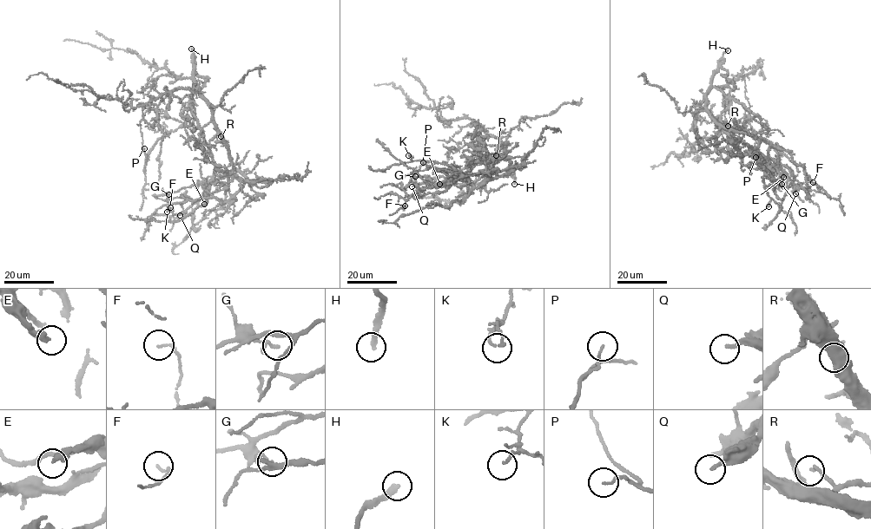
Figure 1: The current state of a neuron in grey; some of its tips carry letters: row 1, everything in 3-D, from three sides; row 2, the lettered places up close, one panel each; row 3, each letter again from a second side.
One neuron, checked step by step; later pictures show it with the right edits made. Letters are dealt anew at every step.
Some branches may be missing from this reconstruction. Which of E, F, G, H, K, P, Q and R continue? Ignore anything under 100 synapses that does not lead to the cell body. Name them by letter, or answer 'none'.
E, H

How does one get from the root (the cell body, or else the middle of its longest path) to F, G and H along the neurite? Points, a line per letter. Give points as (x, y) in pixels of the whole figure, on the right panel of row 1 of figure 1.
F: (707, 108), (719, 128), (755, 149), (773, 166), (786, 173), (795, 185), (818, 192), (817, 186), (813, 182)
G: (707, 108), (719, 128), (760, 153), (765, 160), (762, 165), (767, 177), (776, 185), (781, 184)
H: (707, 108), (705, 94), (710, 79), (715, 73), (722, 54), (728, 50)

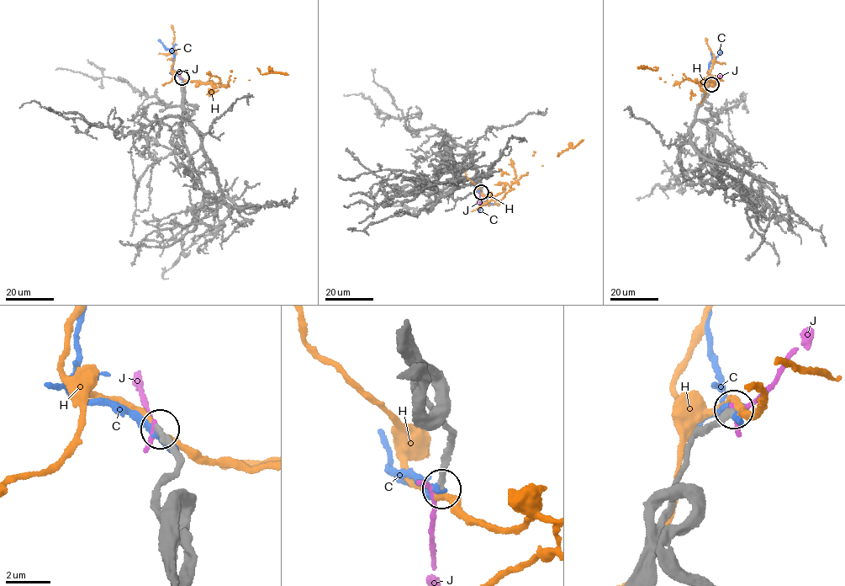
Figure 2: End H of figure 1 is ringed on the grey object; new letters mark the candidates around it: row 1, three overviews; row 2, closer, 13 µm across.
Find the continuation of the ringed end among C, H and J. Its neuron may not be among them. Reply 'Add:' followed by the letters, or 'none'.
Add: none

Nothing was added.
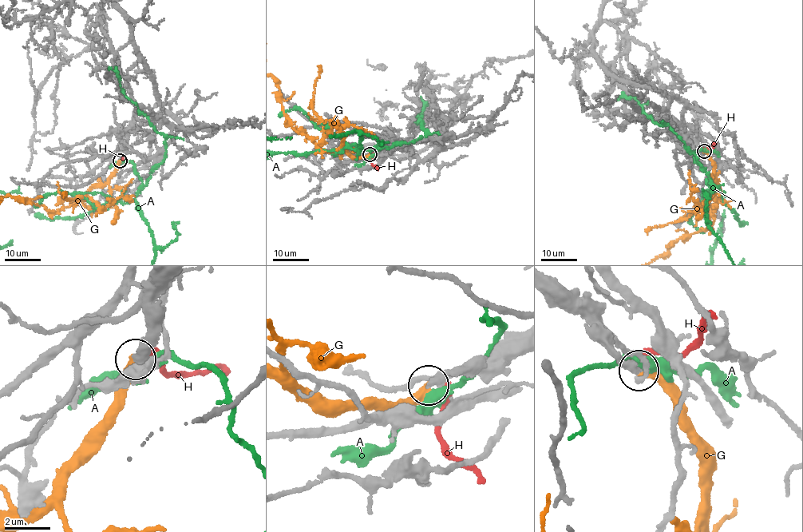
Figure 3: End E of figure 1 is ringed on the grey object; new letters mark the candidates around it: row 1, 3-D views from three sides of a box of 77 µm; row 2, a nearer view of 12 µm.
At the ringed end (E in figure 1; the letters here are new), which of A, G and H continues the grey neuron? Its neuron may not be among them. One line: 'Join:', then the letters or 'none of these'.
Join: G

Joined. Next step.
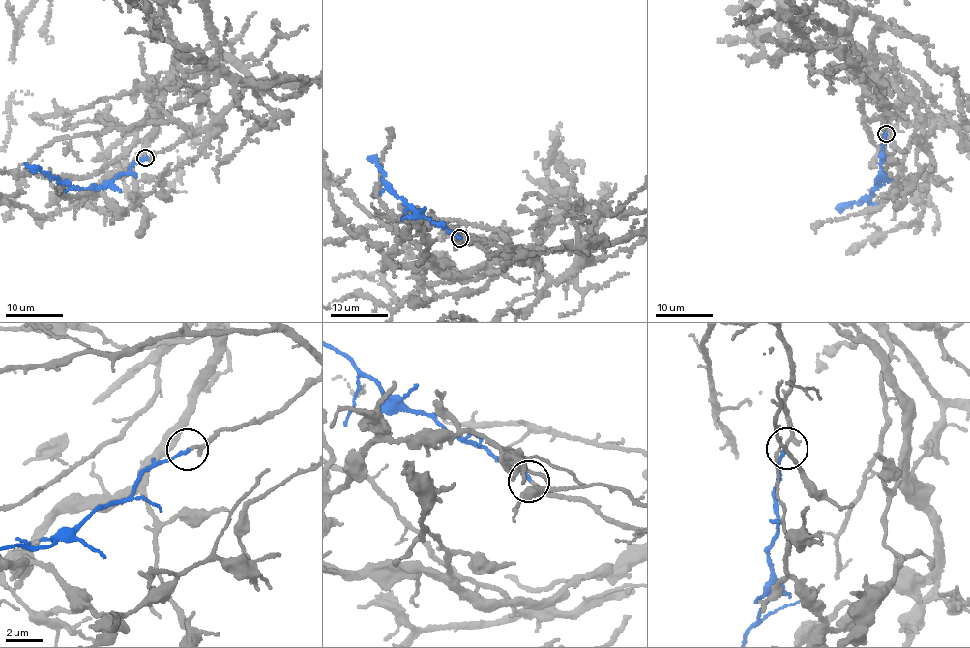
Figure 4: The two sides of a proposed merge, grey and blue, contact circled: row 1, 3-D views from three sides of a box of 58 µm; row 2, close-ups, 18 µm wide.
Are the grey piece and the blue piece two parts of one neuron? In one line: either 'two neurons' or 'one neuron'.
one neuron

